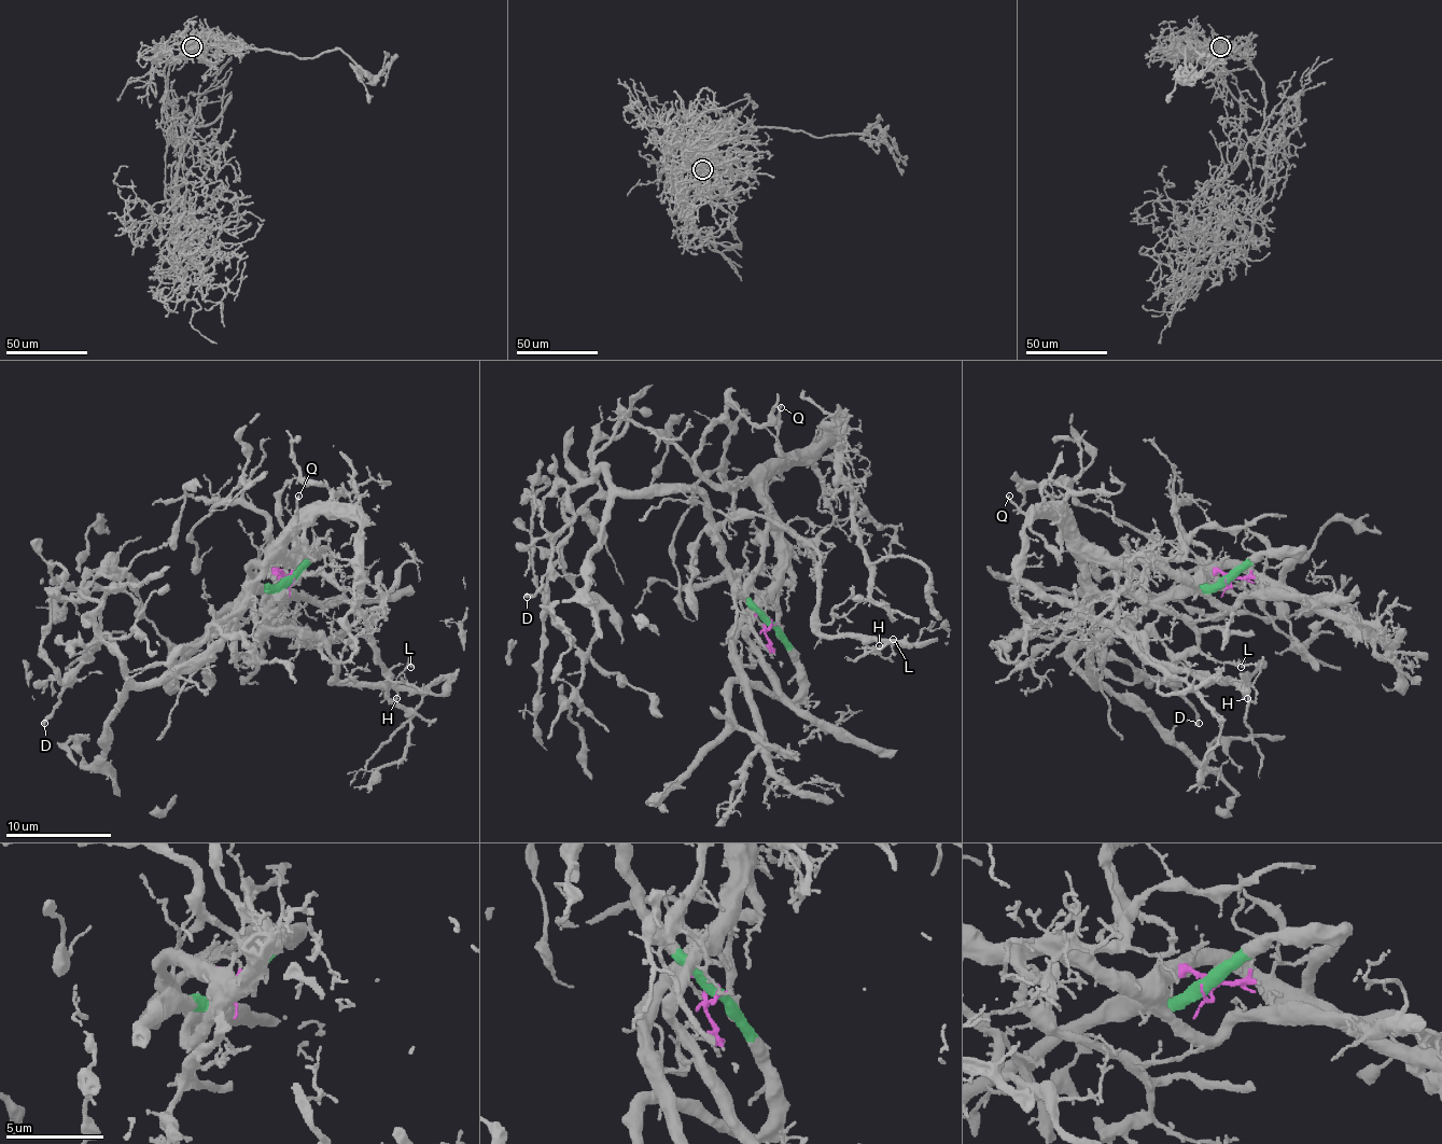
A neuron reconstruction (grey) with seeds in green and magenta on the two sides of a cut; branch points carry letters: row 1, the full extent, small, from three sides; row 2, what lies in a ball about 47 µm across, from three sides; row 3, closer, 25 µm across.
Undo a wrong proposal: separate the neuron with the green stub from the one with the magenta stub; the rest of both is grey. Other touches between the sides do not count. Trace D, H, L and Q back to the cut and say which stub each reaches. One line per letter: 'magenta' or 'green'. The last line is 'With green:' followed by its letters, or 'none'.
D: green
H: magenta
L: magenta
Q: magenta
With green: D

